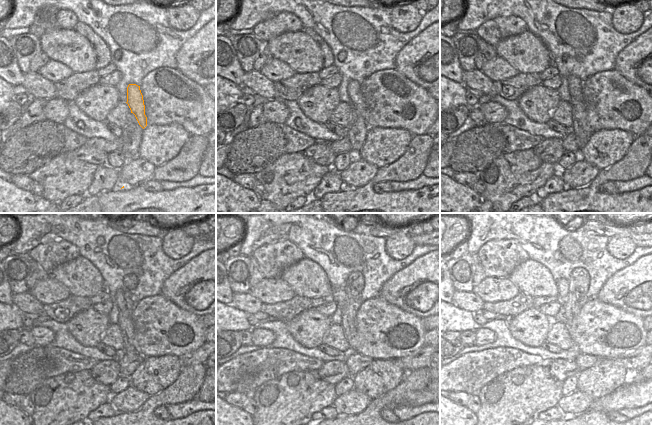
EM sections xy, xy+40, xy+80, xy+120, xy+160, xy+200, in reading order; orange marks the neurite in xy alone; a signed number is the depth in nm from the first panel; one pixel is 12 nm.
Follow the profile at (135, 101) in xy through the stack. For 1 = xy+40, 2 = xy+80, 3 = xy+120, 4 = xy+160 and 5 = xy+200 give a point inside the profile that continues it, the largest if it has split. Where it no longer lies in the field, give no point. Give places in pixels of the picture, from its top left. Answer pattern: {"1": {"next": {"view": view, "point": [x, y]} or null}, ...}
{"1": {"next": {"view": "xy+40", "point": [354, 89]}}, "2": {"next": {"view": "xy+80", "point": [575, 85]}}, "3": {"next": {"view": "xy+120", "point": [119, 296]}}, "4": {"next": {"view": "xy+160", "point": [339, 295]}}, "5": {"next": {"view": "xy+200", "point": [562, 284]}}}

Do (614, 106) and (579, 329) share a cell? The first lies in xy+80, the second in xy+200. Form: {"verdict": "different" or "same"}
{"verdict": "same"}

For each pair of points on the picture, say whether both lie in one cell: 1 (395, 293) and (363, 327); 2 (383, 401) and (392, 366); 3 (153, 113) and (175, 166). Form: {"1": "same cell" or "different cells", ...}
{"1": "different cells", "2": "different cells", "3": "different cells"}

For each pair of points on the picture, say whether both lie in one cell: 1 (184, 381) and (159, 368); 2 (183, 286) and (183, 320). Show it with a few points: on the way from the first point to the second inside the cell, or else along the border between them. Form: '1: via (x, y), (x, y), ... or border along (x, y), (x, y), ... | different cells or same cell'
1: border along (183, 366), (178, 377), (159, 392) | different cells
2: border along (163, 296), (178, 306), (200, 316) | different cells

